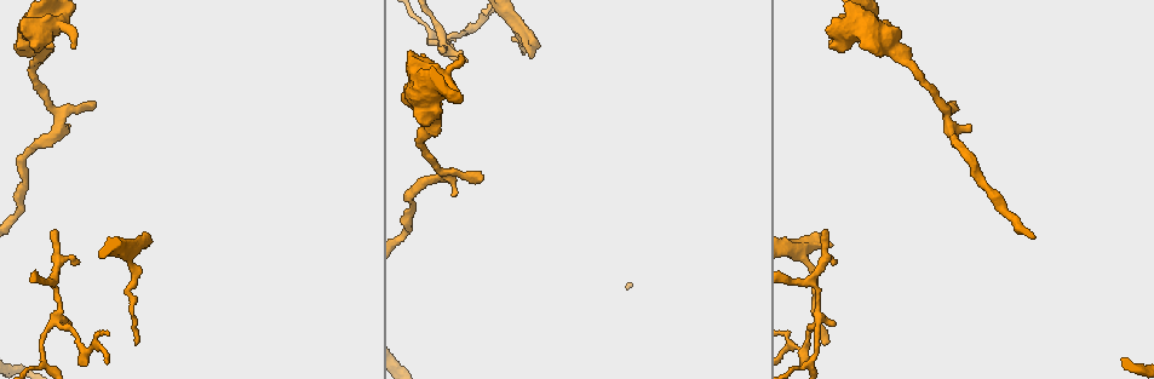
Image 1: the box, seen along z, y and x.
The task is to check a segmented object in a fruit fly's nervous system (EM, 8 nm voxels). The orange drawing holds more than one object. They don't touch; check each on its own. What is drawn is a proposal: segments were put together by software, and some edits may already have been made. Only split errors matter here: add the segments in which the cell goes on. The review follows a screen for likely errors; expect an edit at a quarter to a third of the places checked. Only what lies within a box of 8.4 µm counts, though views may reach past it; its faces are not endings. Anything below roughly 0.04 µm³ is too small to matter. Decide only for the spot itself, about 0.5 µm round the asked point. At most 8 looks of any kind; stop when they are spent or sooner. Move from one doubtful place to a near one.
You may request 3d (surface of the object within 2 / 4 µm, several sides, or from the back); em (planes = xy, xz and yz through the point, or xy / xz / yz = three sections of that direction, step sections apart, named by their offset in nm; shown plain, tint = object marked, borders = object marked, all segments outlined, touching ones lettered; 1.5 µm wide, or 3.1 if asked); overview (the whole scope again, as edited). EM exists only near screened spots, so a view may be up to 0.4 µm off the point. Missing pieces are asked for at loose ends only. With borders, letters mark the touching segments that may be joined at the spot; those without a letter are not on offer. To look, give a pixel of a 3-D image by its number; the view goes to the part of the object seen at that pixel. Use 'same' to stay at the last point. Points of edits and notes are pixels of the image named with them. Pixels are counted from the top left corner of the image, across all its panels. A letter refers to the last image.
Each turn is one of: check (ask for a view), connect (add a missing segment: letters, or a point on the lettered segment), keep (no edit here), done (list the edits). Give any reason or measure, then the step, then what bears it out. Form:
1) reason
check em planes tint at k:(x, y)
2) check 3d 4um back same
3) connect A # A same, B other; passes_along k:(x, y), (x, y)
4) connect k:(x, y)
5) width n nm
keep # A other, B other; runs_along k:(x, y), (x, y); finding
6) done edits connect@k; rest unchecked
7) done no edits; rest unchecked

stops while still wide
check 3d 4um at 1:(828, 28)

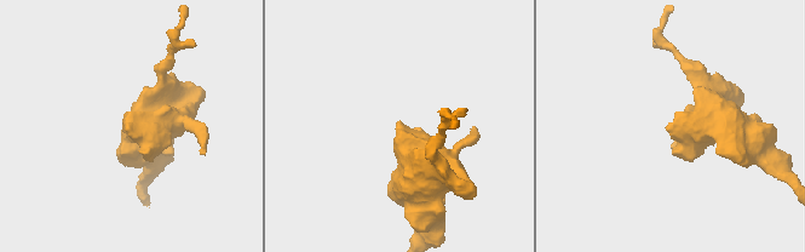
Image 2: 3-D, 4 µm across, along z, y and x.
check em xz step 4 tint at 2:(399, 121)

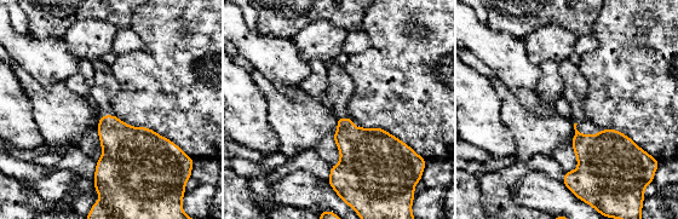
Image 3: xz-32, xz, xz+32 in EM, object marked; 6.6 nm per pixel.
cut it another way
check em planes borders same

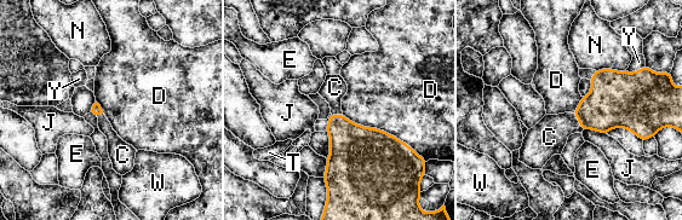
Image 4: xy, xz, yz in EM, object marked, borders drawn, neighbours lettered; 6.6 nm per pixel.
connect C # C same, D other, E other, J other, N other, T other, W other, Y other; it goes on there

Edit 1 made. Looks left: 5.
free end
check em planes borders at 1:(146, 245)

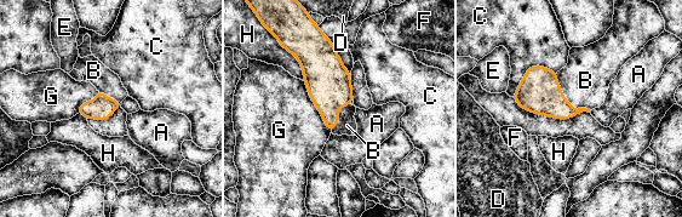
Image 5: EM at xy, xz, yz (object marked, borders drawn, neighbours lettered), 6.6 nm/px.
width 160 nm
connect B # A other, B same, C other, D other, E other, F other, G other, H other; passes_along 5:(539, 91), (566, 98), (585, 80); the cell continues

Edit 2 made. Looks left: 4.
branch stops here
check 3d 4um at 1:(58, 231)

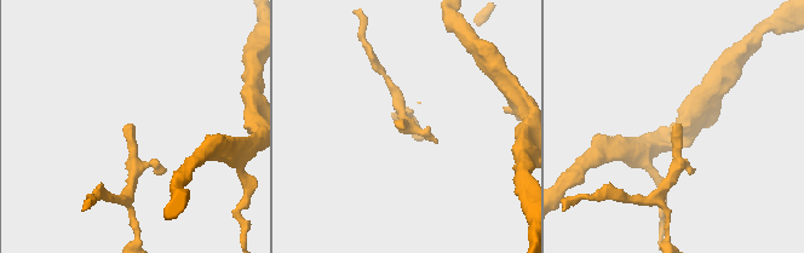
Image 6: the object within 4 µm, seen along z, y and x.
now the EM
check em planes borders at 6:(404, 129)

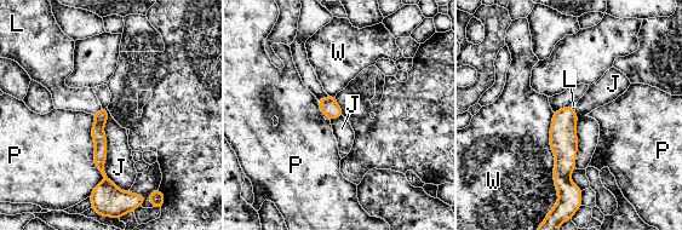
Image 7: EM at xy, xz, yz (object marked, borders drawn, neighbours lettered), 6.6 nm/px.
connect L # J other, L same, P other, W other; it goes on there

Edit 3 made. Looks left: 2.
done edits connect@4, connect@5, connect@7; rest unchecked

